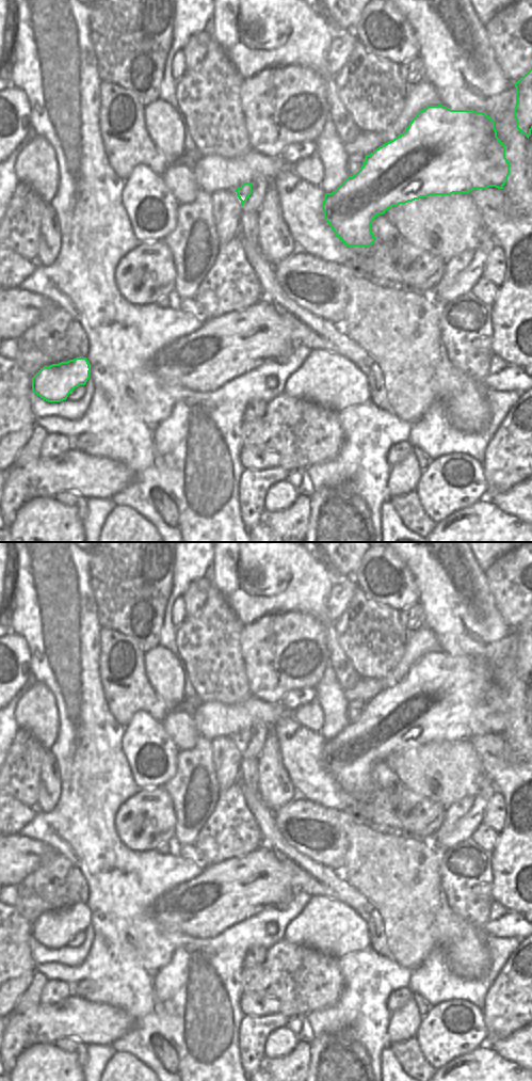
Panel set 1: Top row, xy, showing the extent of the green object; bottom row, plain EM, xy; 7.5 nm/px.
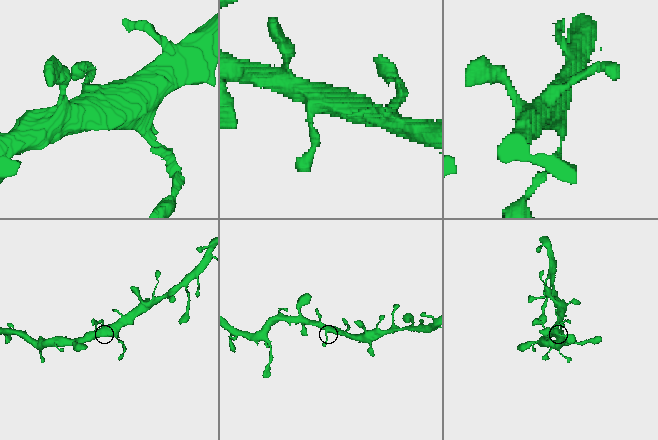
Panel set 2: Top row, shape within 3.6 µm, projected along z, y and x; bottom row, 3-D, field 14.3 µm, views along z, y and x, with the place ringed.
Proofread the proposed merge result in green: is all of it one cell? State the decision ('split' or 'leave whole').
leave whole

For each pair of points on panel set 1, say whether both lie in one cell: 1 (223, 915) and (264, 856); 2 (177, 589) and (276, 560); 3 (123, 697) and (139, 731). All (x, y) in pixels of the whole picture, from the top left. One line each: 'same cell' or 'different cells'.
1: same cell
2: different cells
3: different cells

